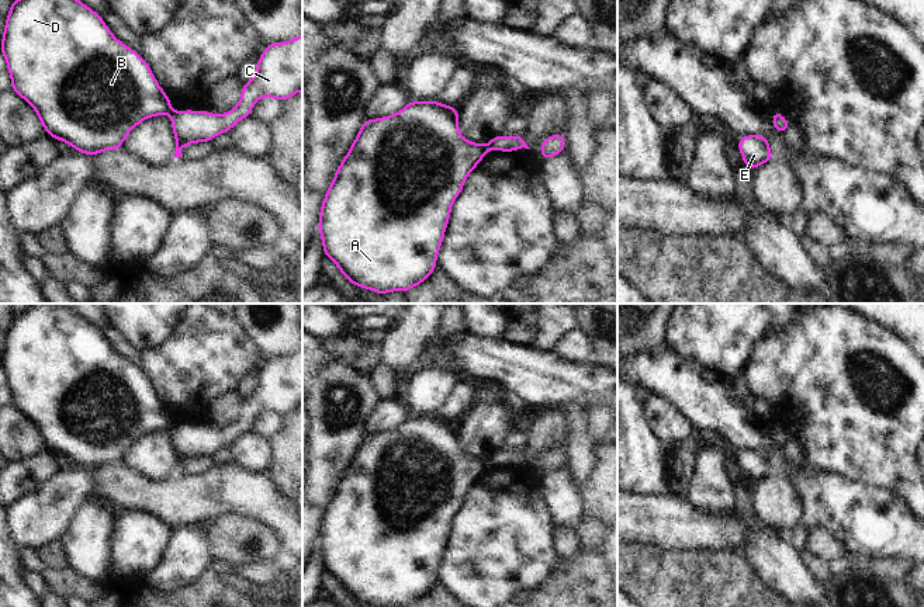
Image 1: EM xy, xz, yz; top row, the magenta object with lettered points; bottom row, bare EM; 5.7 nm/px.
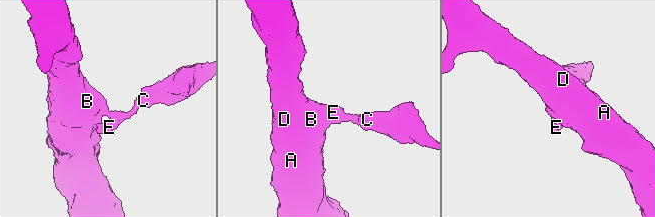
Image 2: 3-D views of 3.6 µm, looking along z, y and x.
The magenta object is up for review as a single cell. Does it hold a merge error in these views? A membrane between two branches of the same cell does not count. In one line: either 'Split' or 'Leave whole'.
Split.

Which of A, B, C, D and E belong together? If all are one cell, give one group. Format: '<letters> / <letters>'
A B D / C E

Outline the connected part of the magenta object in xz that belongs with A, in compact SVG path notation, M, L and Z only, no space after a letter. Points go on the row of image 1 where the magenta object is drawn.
M409 101L394 115L364 119L349 153L342 159L321 205L318 232L323 256L354 285L381 296L422 284L435 270L451 205L466 178L484 159L487 145L467 141L458 131L458 110L432 101Z

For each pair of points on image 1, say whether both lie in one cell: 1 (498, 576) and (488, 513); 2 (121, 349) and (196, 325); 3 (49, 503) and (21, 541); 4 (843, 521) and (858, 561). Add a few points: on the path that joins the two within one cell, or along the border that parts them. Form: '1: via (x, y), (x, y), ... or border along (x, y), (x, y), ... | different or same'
1: via (498, 561), (498, 529) | same
2: via (139, 357), (163, 357), (177, 343) | same
3: via (44, 513), (26, 531) | same
4: border along (847, 551), (888, 558) | different

